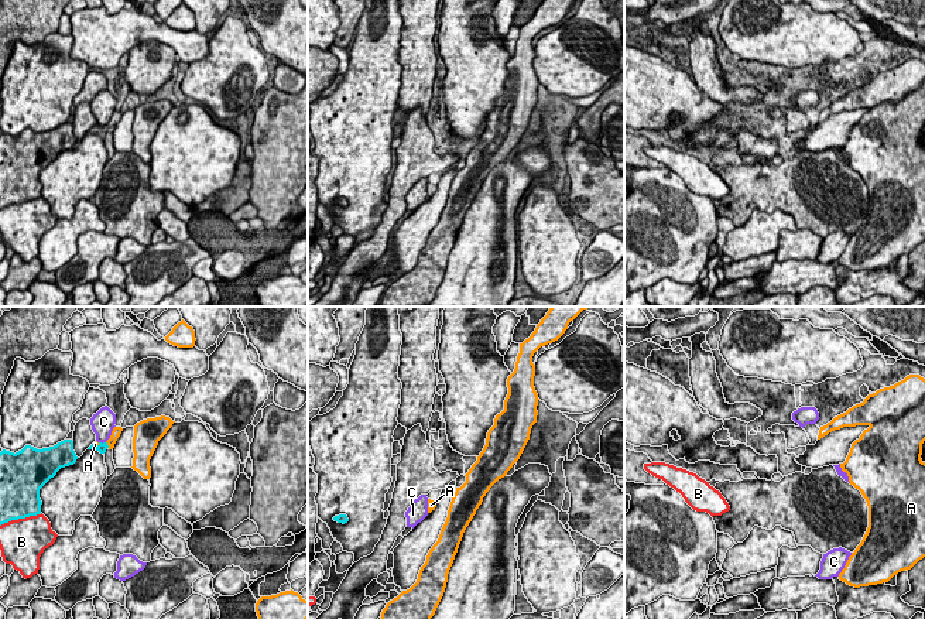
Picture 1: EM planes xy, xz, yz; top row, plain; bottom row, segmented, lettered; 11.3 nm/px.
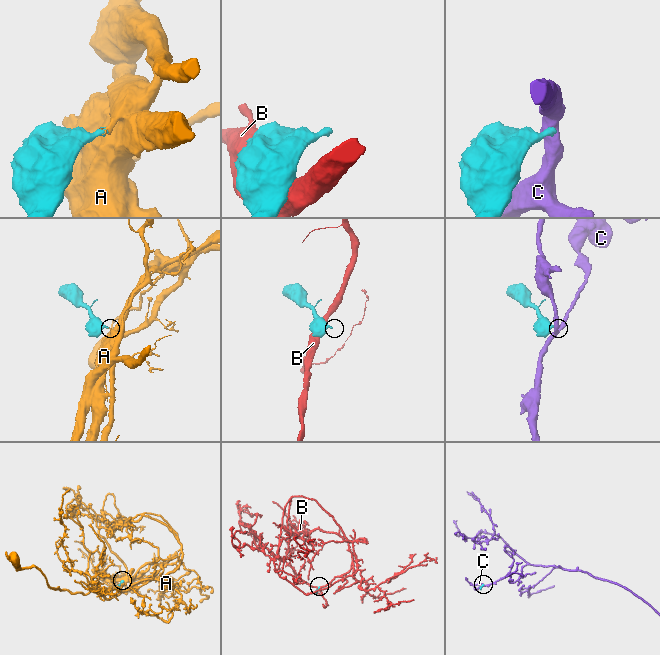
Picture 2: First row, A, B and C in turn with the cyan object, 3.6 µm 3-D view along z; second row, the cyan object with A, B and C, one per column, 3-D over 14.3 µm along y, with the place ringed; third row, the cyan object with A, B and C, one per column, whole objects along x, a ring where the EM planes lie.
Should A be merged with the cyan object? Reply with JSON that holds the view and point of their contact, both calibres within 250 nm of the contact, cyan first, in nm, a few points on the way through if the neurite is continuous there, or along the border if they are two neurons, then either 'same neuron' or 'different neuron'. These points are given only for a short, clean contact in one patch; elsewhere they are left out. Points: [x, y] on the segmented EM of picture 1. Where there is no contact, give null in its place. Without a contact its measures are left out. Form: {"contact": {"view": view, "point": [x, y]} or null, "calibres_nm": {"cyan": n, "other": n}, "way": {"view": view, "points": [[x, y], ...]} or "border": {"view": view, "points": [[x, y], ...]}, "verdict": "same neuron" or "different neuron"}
{"contact": {"view": "xy", "point": [106, 444]}, "calibres_nm": {"cyan": 100, "other": 100}, "way": {"view": "xy", "points": [[102, 448], [106, 444], [116, 431]]}, "verdict": "same neuron"}

